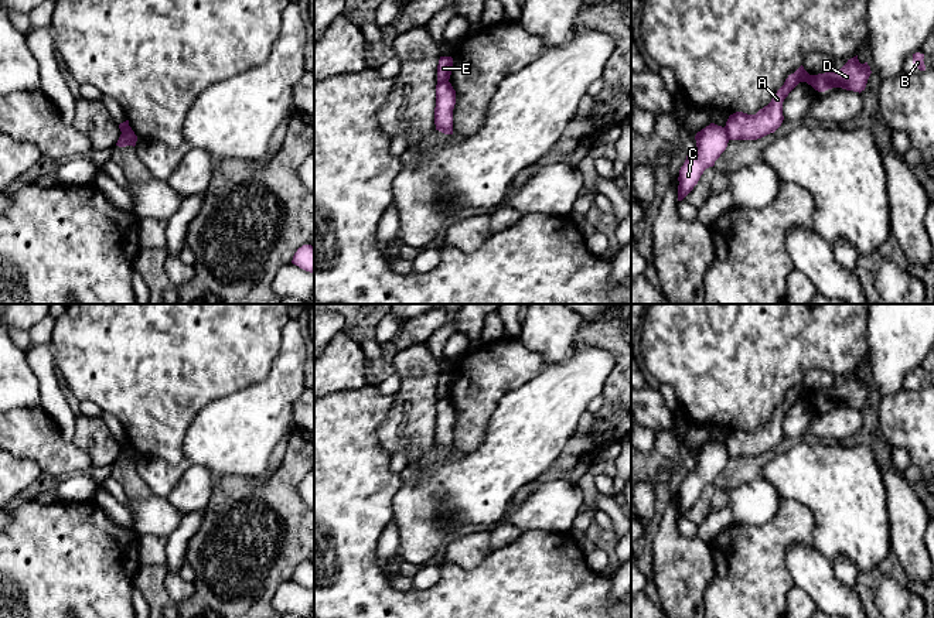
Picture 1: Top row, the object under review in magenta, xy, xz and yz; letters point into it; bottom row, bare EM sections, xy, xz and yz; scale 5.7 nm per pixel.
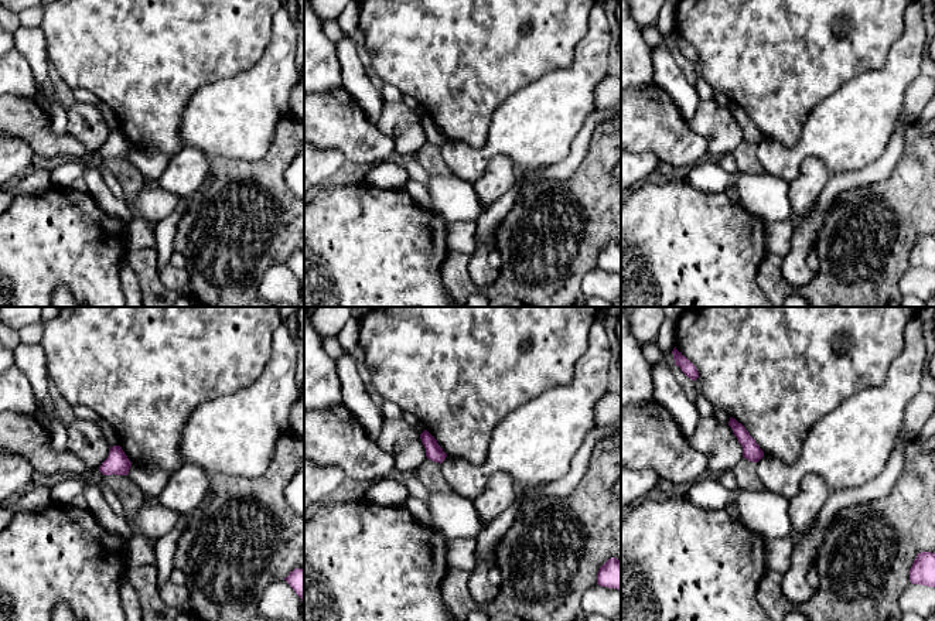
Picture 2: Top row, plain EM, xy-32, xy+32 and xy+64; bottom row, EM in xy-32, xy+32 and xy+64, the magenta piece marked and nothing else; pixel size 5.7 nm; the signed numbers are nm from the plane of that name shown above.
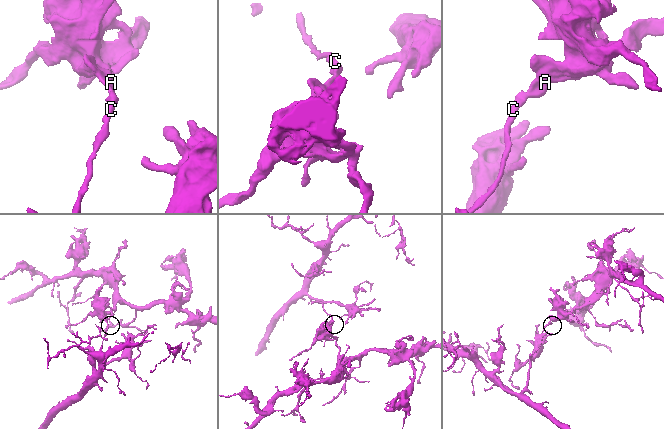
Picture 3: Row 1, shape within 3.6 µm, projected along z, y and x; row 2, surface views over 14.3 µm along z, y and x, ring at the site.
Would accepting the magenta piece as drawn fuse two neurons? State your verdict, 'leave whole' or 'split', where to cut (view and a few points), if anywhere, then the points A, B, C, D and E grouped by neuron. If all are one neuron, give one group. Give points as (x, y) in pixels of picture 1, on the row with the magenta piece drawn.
split; cut xy (122, 132), (136, 139); groups A B D / C E

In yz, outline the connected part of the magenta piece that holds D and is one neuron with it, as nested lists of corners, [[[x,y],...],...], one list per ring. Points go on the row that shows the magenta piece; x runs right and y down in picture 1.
[[[858,55],[848,59],[841,69],[818,75],[809,75],[801,65],[794,74],[788,75],[771,102],[756,115],[743,112],[730,115],[725,126],[727,137],[729,140],[757,140],[774,133],[784,120],[783,102],[800,82],[807,82],[818,92],[842,88],[860,93],[865,91],[870,74],[867,62],[860,64]]]

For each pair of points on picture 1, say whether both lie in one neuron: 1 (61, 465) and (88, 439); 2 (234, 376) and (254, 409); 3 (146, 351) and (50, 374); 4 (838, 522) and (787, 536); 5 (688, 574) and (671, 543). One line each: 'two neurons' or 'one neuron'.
1: two neurons
2: two neurons
3: two neurons
4: two neurons
5: one neuron

